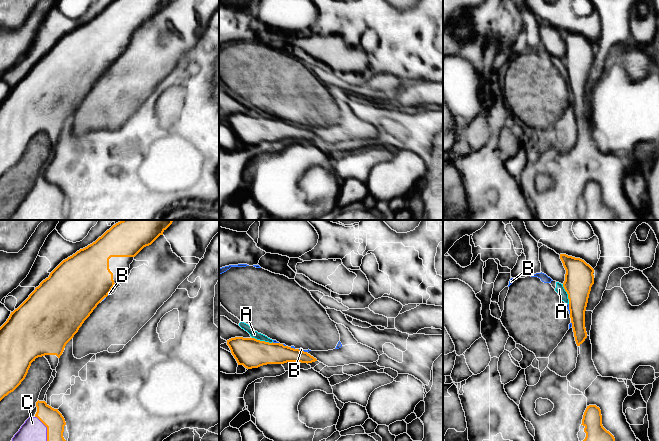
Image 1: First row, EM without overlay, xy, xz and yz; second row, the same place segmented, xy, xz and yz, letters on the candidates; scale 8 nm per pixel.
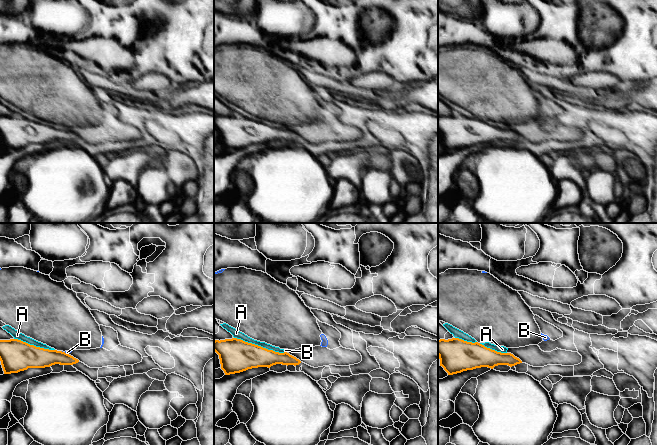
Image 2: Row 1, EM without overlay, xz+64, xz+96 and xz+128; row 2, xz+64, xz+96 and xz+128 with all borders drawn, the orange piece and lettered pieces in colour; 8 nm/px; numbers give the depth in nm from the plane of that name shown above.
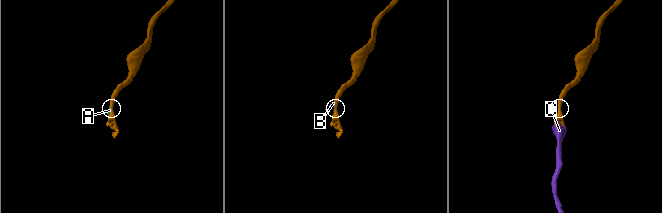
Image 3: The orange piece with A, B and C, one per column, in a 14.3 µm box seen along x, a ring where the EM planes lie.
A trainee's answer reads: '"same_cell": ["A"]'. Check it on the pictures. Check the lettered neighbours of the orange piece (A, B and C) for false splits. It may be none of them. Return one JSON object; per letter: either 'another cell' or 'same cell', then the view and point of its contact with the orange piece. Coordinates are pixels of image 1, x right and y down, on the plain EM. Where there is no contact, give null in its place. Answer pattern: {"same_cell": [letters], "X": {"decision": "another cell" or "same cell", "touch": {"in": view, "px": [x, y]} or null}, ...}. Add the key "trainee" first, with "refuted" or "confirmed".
{"trainee": "refuted", "same_cell": ["C"], "A": {"decision": "another cell", "touch": {"in": "xz", "px": [262, 117]}}, "B": {"decision": "another cell", "touch": {"in": "yz", "px": [569, 85]}}, "C": {"decision": "same cell", "touch": {"in": "xy", "px": [47, 206]}}}

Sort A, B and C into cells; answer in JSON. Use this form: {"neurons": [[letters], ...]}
{"neurons": [["A", "B"], ["C"]]}

